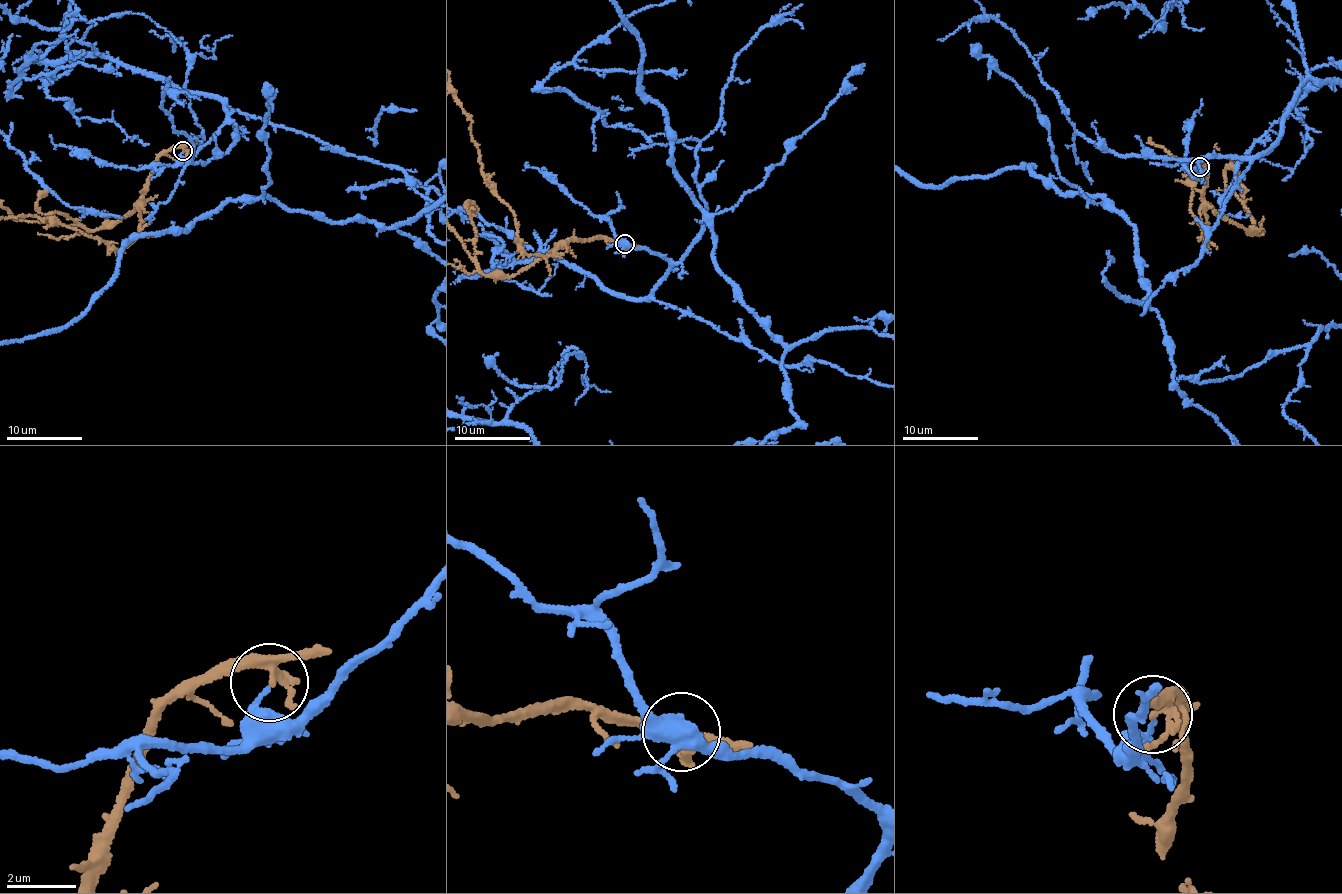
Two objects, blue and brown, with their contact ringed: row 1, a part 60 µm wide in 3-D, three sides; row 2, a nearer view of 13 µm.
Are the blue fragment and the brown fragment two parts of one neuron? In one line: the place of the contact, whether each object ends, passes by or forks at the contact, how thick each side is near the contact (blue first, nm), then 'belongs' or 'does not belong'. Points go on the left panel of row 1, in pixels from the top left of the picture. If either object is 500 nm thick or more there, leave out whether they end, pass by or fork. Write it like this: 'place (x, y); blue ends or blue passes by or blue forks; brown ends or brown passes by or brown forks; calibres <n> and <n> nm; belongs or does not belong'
place (182, 151); blue ends; brown forks; calibres 130 and 200 nm; does not belong

